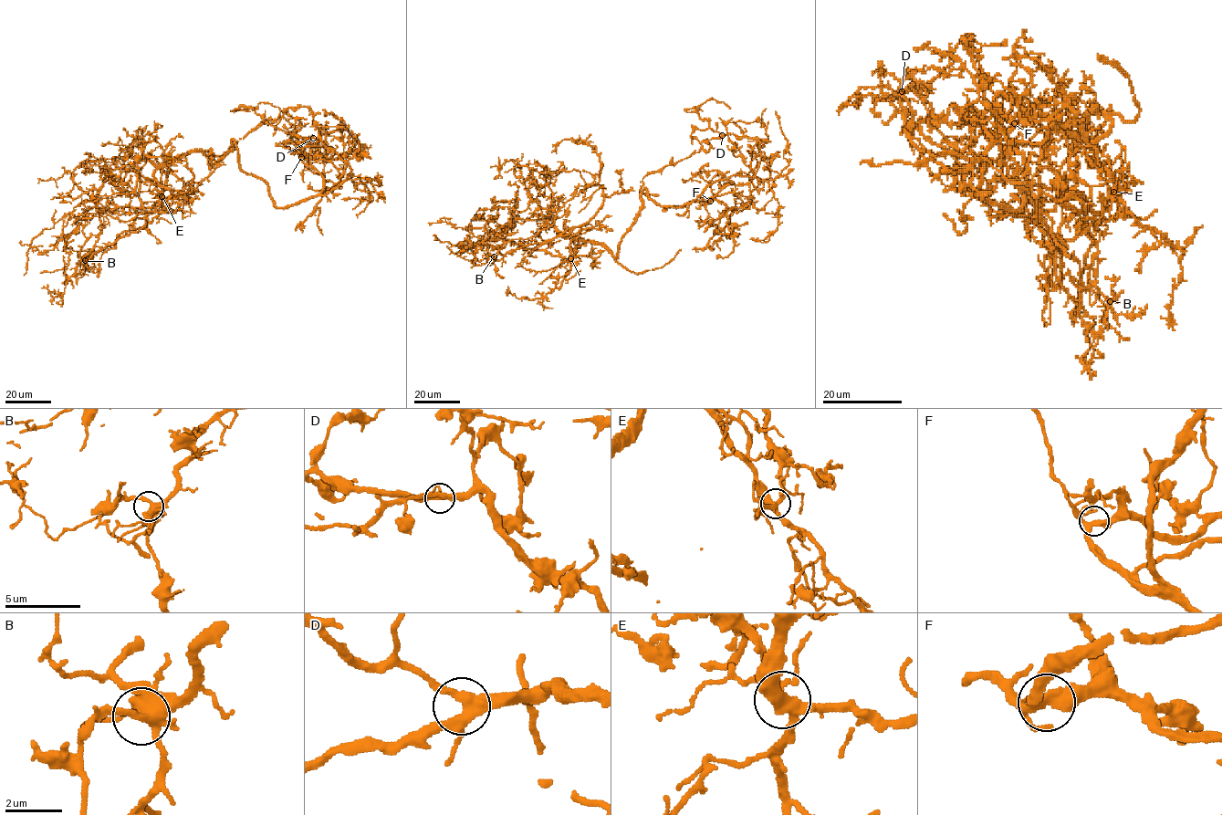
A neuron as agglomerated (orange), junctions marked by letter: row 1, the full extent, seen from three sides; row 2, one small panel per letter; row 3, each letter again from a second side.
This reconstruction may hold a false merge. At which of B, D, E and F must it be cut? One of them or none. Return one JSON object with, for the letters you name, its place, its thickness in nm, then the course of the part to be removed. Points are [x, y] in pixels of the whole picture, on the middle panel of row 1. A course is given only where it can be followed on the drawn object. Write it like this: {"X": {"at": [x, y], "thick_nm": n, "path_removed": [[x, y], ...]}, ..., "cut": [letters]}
{"cut": []}

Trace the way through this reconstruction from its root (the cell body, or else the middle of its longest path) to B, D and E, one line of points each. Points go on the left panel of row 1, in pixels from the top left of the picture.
B: (235, 147), (233, 140), (211, 168), (201, 151), (158, 165), (140, 159), (146, 224), (85, 260)
D: (235, 147), (240, 168), (266, 183), (276, 207), (288, 207), (327, 194), (351, 175), (336, 152), (313, 138)
E: (235, 147), (233, 140), (233, 149), (211, 168), (209, 160), (201, 151), (176, 155), (161, 172), (161, 196)

